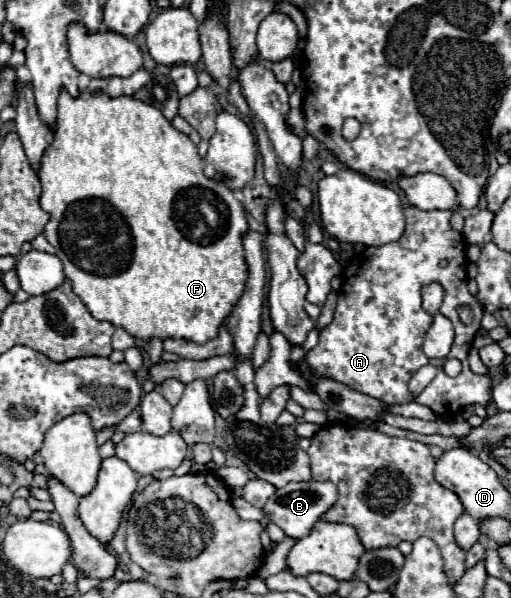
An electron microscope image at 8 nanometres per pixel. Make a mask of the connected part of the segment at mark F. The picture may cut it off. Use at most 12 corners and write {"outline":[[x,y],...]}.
{"outline":[[63,90],[45,238],[97,320],[205,344],[241,200],[149,104]]}

